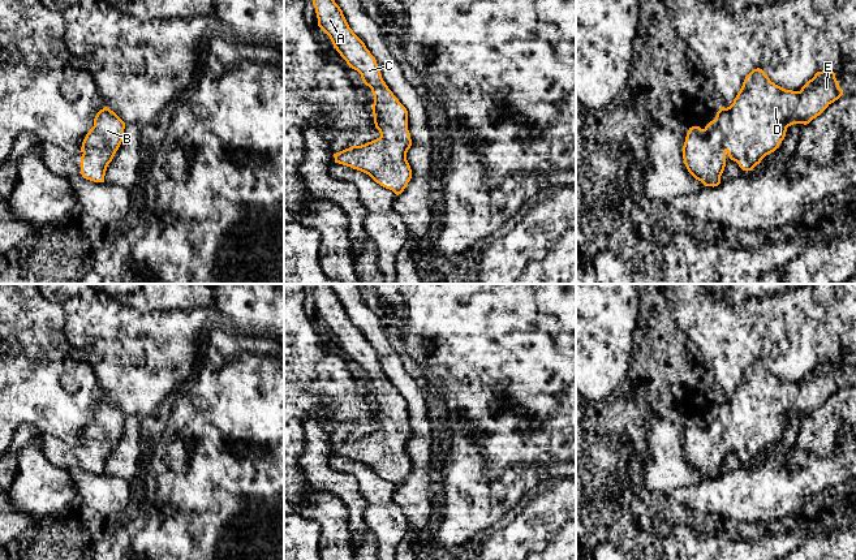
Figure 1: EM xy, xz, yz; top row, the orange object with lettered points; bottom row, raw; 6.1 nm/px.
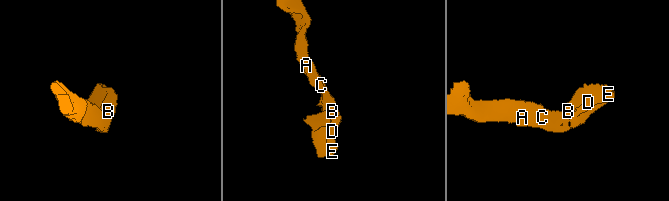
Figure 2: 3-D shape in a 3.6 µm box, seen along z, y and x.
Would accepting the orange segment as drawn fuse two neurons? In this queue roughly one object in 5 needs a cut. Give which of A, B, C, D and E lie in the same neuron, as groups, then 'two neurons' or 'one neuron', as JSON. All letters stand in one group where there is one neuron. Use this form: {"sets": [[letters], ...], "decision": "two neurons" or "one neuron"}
{"sets": [["A", "B", "C", "D", "E"]], "decision": "one neuron"}

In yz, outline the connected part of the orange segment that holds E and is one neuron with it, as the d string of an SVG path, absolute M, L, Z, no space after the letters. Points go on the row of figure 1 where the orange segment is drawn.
M753 69L745 77L730 107L722 107L704 129L689 128L683 146L684 164L688 172L705 186L718 186L727 155L743 171L752 171L766 155L779 147L788 126L809 124L842 95L843 90L835 73L829 69L817 72L800 91L786 90L771 82L762 69Z

